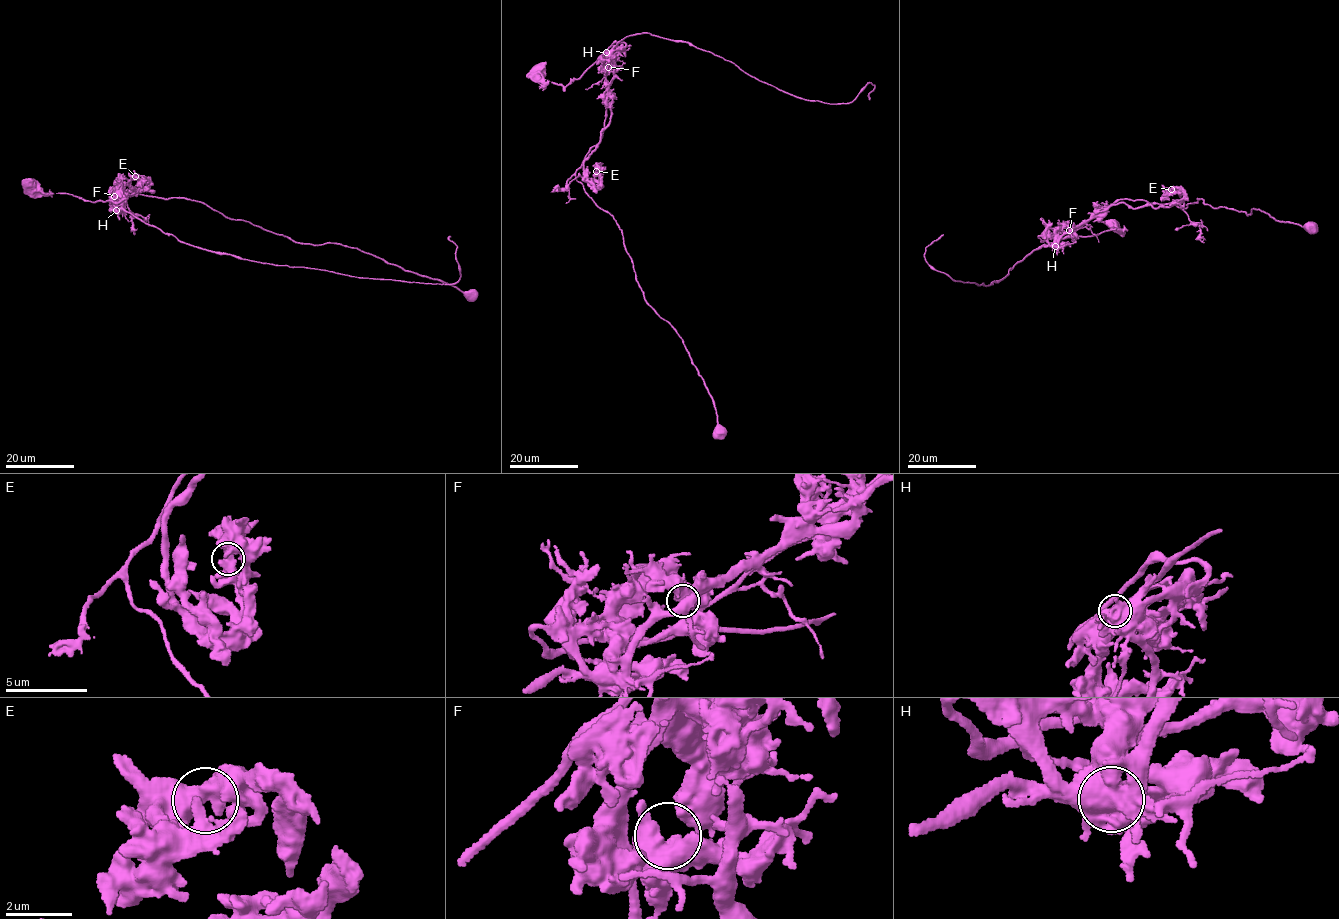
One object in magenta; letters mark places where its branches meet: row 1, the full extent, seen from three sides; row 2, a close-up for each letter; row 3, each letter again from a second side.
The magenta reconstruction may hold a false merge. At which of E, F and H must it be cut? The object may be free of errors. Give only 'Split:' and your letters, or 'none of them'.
Split: H

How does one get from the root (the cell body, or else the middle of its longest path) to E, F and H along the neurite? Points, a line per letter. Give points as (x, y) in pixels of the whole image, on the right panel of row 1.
E: (1312, 227), (1200, 198), (1180, 208), (1118, 200), (1100, 214), (1120, 203), (1181, 203), (1184, 193), (1171, 189)
F: (1312, 227), (1276, 221), (1260, 209), (1247, 216), (1213, 208), (1201, 199), (1180, 208), (1128, 199), (1069, 230)
H: (1312, 227), (1276, 221), (1260, 209), (1247, 216), (1213, 208), (1201, 199), (1180, 208), (1119, 200), (1055, 246)

